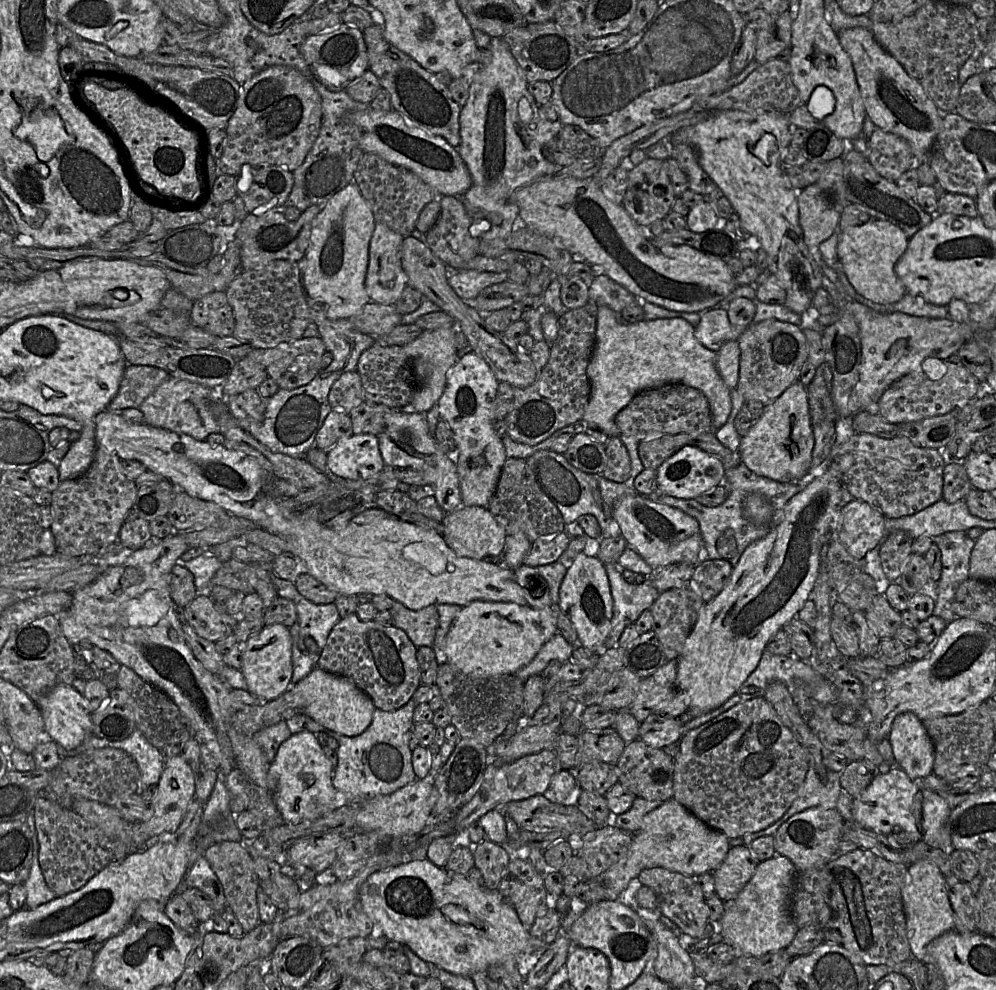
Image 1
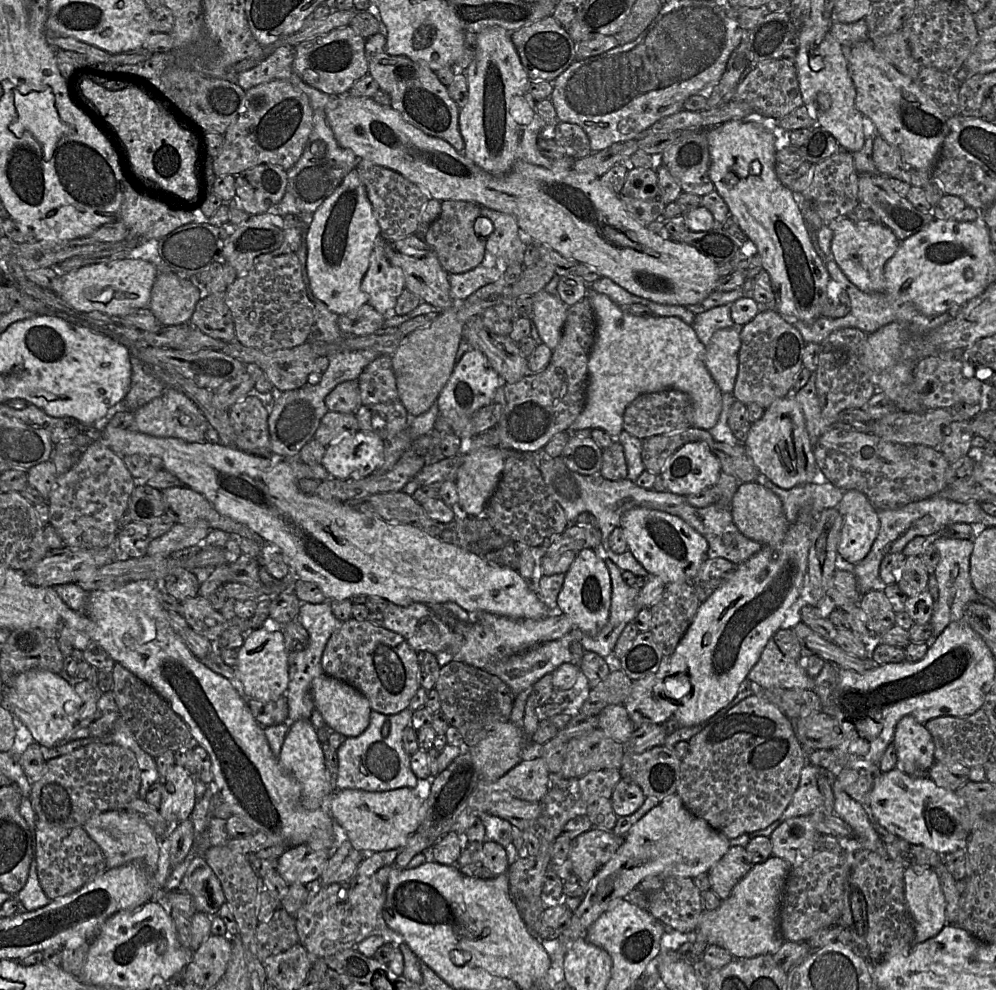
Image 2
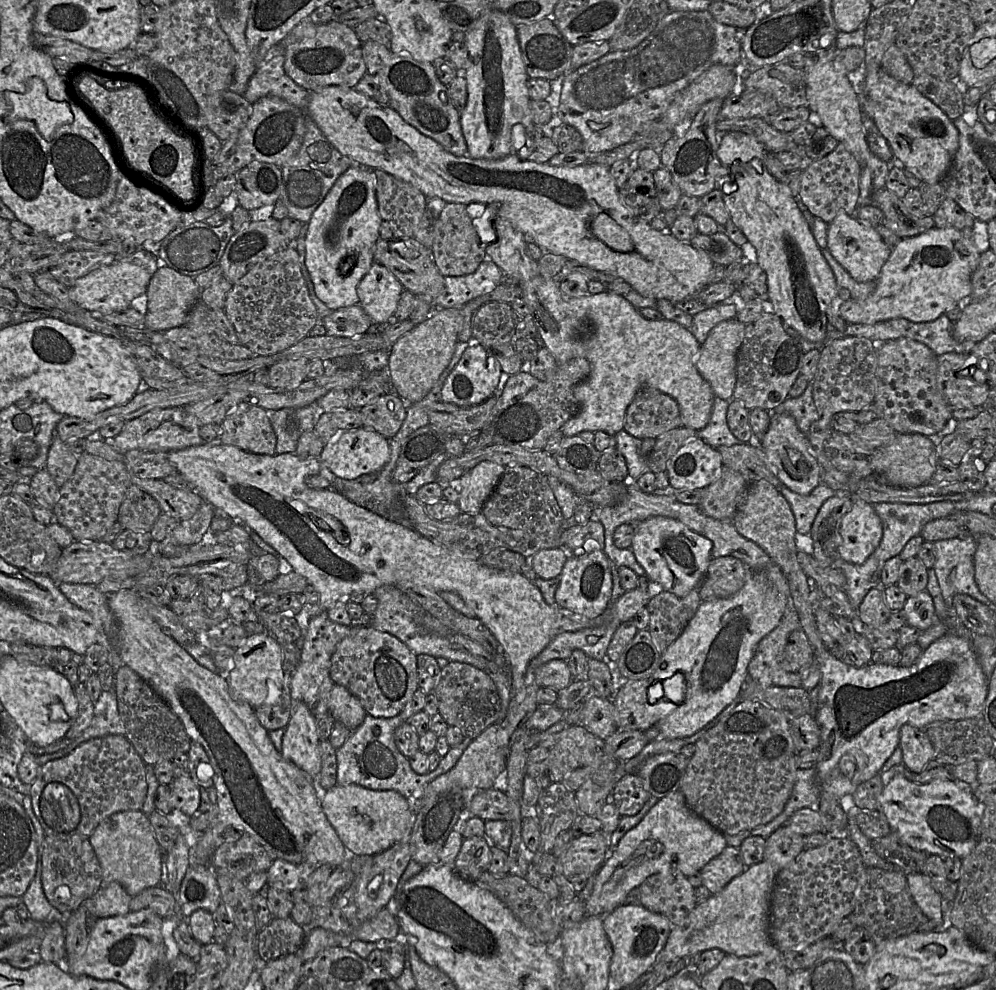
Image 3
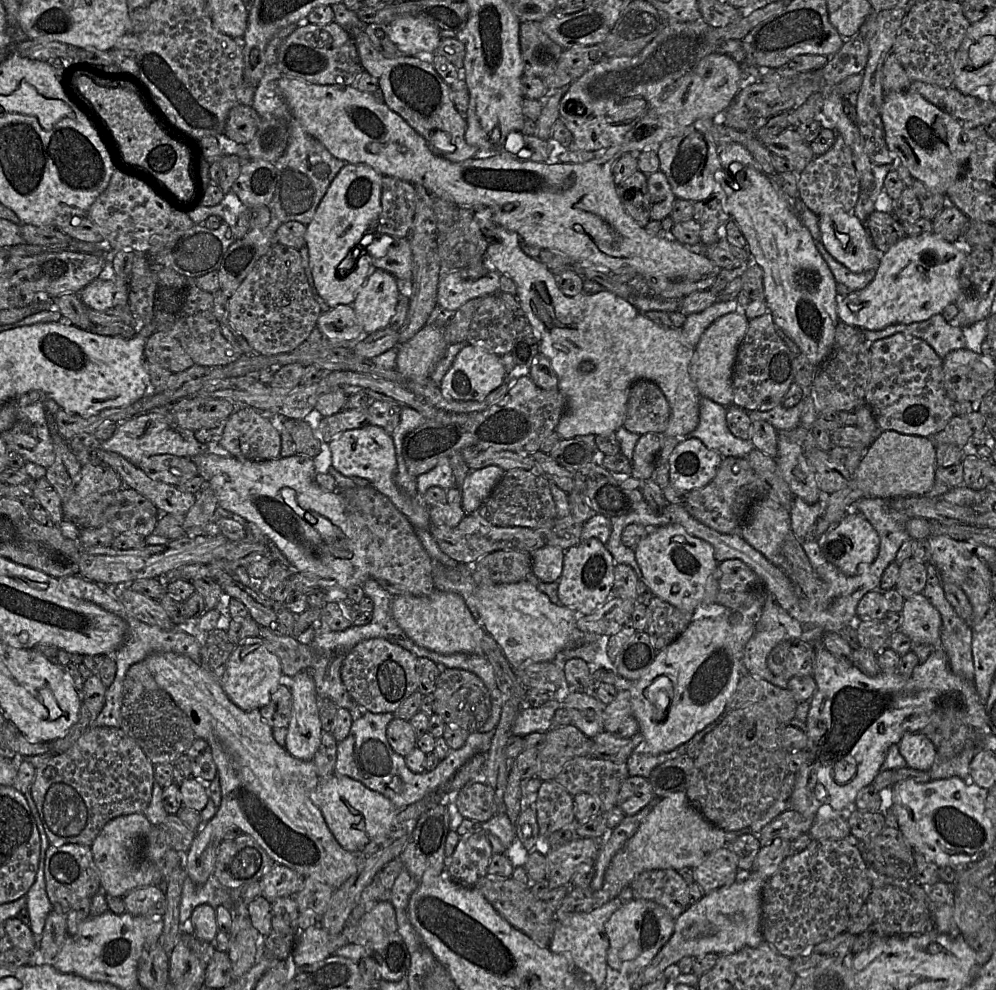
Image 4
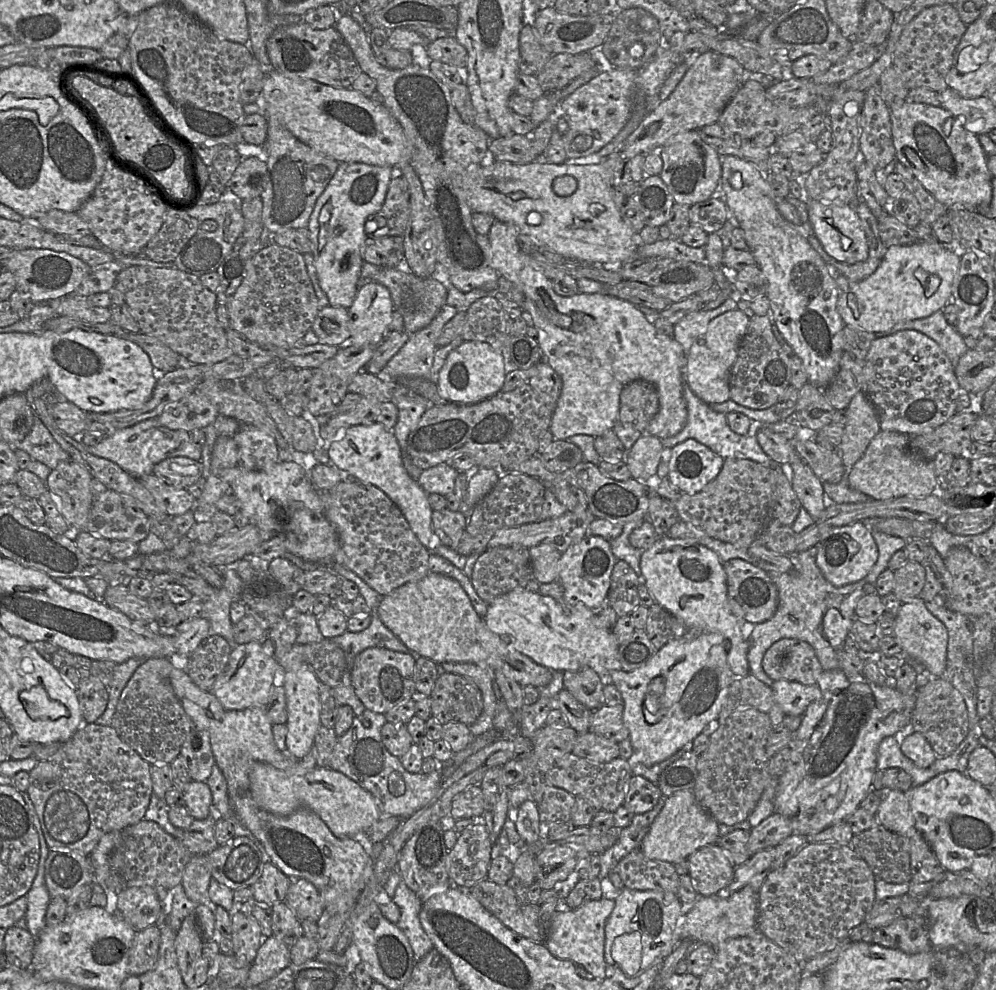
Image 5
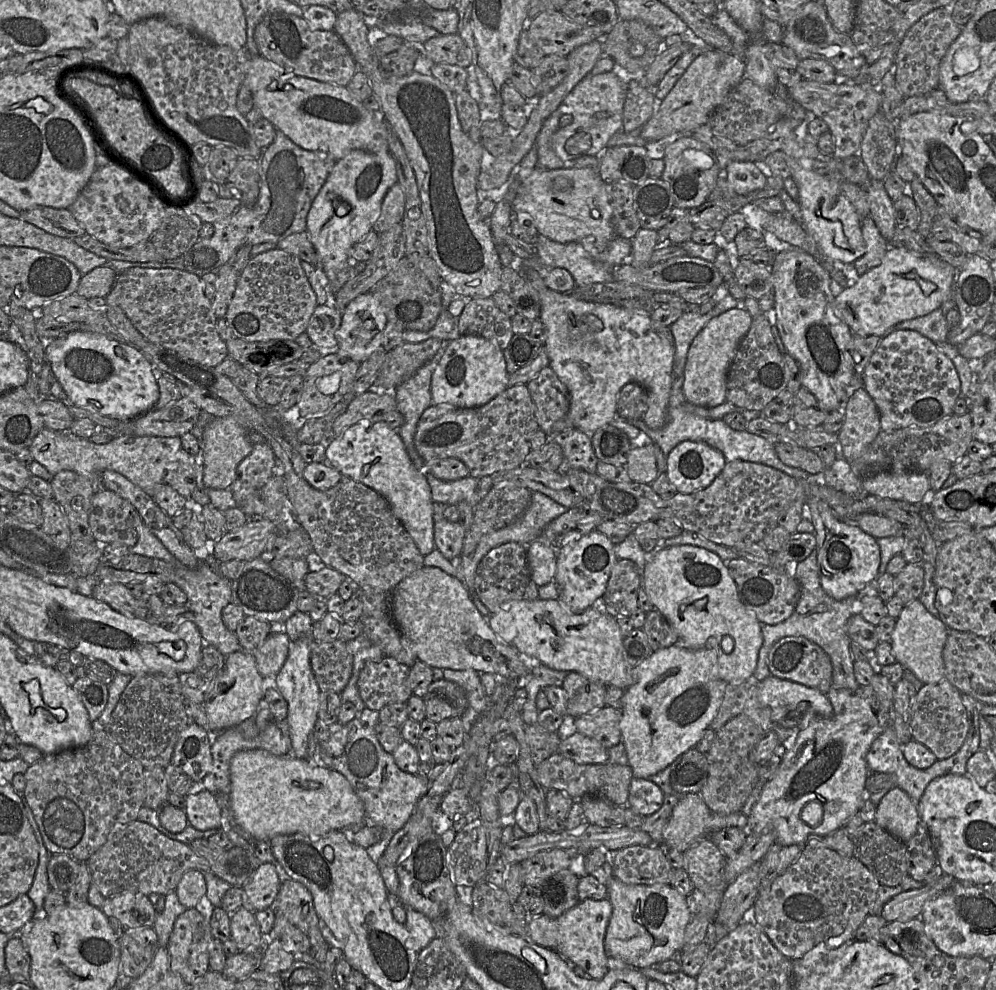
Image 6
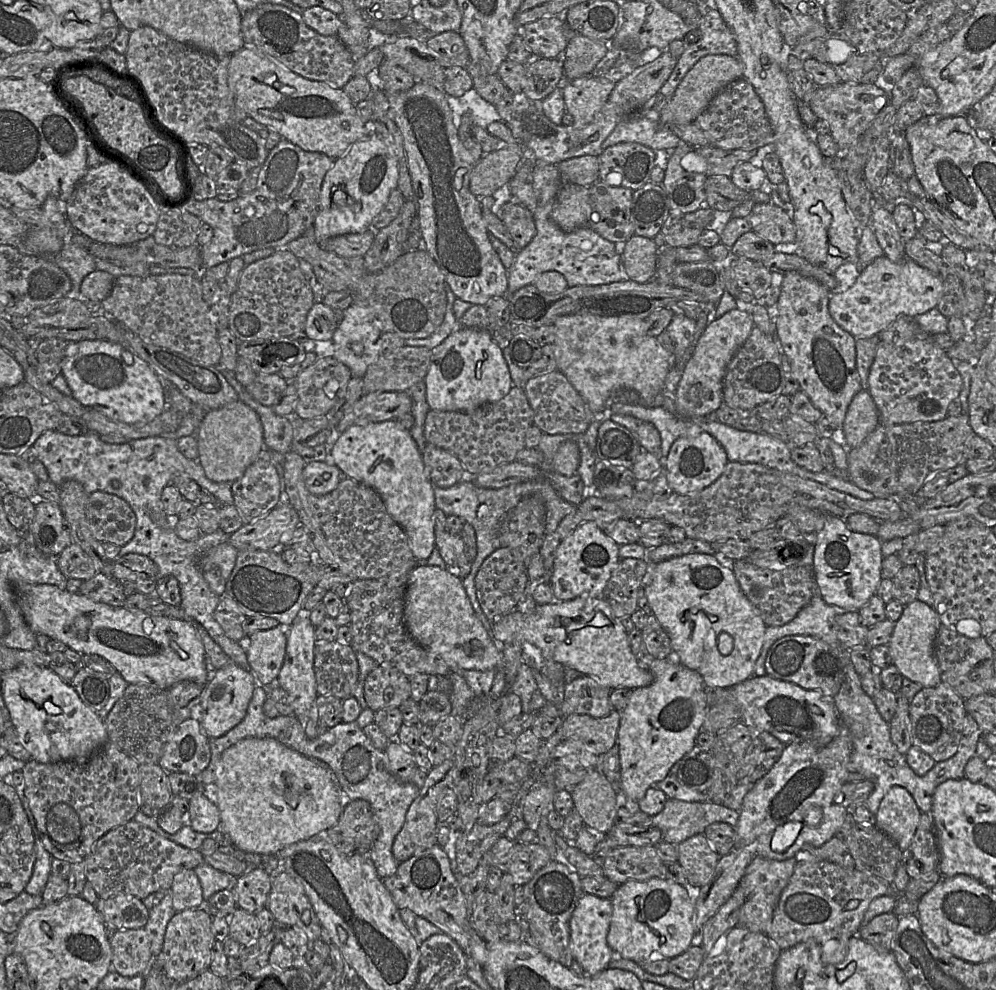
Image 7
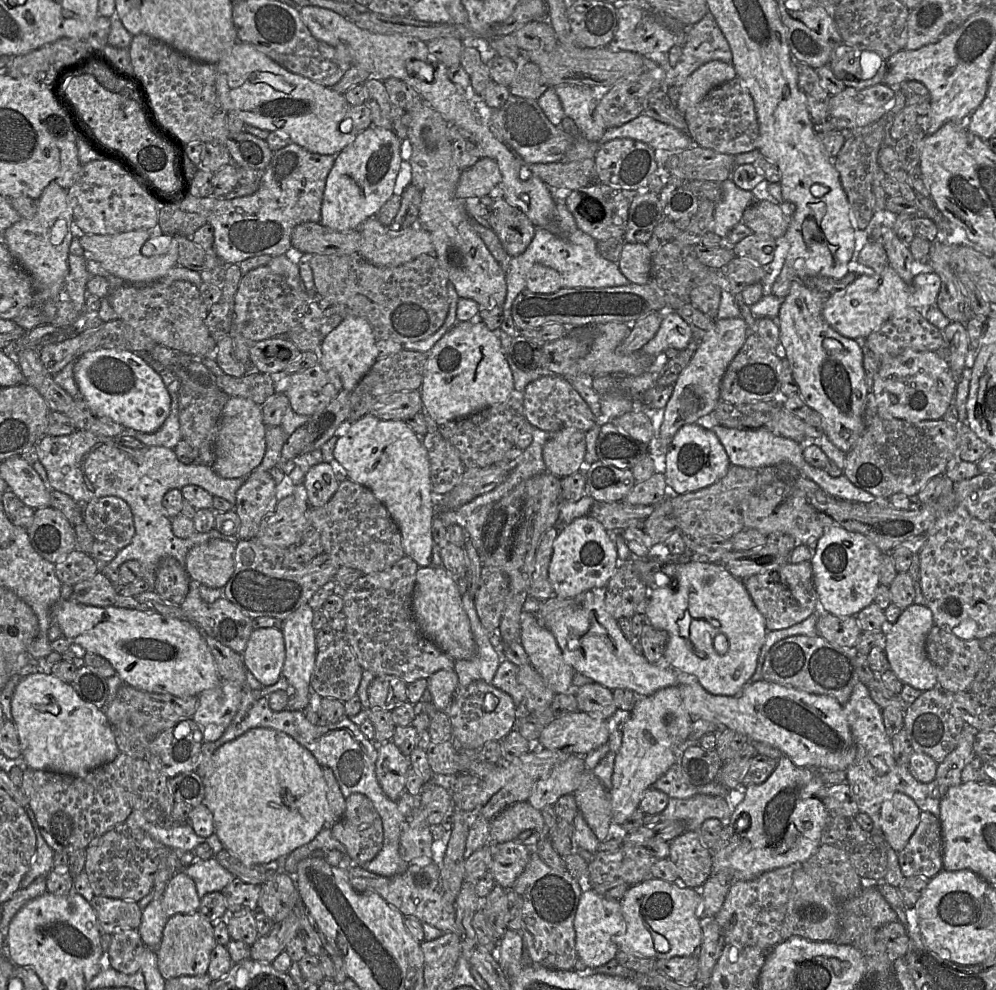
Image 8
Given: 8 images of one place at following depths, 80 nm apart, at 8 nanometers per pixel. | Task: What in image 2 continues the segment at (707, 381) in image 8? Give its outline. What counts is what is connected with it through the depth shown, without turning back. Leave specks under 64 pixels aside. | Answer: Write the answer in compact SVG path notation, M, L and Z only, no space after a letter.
M740 328L717 330L706 345L705 366L722 393L732 393L738 373Z

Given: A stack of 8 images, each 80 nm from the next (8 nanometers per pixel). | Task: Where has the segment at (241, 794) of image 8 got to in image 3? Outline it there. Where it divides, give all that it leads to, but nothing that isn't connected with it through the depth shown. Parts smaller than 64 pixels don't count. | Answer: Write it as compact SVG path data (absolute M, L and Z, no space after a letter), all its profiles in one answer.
M336 784L329 790L323 791L320 801L328 821L342 844L353 856L375 856L398 842L406 841L416 819L412 801L393 790L379 791L357 784L345 786Z

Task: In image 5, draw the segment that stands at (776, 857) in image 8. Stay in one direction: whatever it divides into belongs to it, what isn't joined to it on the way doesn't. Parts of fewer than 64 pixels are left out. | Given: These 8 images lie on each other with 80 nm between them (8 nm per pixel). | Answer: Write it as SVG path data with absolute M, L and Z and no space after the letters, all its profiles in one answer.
M840 668L823 671L817 686L822 697L811 703L802 716L802 723L788 747L792 750L790 765L780 778L774 800L775 813L791 821L793 834L805 837L845 820L859 808L861 801L872 790L879 744L910 724L916 705L916 694L902 694L893 687L893 680L889 685L878 686L863 675L847 676Z

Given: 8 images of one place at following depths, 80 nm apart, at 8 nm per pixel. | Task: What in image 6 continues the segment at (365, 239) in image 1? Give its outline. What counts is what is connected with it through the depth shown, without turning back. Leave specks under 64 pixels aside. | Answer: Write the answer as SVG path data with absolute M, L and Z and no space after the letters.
M352 150L336 161L315 197L308 212L306 231L334 296L350 279L351 247L372 230L380 215L386 193L397 181L396 162L389 152L376 154L365 150Z

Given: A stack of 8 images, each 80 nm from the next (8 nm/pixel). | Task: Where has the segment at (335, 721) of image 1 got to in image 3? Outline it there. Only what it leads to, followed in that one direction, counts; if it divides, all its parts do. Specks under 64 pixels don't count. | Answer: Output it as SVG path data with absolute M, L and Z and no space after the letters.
M334 684L328 699L328 712L351 732L358 728L366 716L361 702L345 687Z

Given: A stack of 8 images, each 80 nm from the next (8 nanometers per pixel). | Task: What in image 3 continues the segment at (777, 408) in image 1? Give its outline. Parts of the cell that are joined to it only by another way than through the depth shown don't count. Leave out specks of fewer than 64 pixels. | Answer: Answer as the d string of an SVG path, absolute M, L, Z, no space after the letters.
M771 413L768 430L756 444L763 449L767 462L781 485L789 490L808 495L821 483L821 469L810 454L806 436L798 429L791 415Z

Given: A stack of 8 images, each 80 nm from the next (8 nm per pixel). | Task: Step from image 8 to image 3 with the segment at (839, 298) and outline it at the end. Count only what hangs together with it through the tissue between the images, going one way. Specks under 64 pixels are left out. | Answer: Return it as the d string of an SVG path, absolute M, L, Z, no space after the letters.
M934 226L919 235L902 238L883 265L873 293L865 300L843 301L839 314L847 324L874 324L894 318L912 322L933 321L970 299L972 274L978 266L980 255L972 227L956 229Z

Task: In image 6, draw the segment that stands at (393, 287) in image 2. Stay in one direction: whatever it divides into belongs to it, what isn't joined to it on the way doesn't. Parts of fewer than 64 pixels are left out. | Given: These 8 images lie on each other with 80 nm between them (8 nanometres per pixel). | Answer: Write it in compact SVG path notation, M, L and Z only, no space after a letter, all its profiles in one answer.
M373 292L359 295L343 309L342 323L336 332L337 352L363 363L382 348L387 322L383 307Z

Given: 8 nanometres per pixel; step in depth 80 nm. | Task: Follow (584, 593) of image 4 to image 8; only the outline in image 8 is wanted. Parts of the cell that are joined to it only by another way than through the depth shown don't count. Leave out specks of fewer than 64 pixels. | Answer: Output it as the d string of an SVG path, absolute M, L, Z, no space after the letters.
M586 515L562 525L553 544L549 581L554 595L573 598L591 590L603 590L619 565L613 535L594 517Z

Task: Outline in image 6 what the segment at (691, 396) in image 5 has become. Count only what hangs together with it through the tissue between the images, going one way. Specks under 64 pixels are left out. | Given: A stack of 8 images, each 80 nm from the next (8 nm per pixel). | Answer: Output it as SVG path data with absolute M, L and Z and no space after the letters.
M684 375L673 379L667 407L667 421L662 428L652 430L646 426L643 419L627 420L643 431L653 443L657 444L665 456L668 456L670 451L683 441L704 442L719 450L725 457L726 462L747 461L764 464L799 480L805 480L806 482L823 481L823 472L810 474L801 469L790 467L782 463L775 452L774 444L765 438L747 431L733 430L722 419L708 419L688 412L685 409L685 404L687 402L682 389L683 381Z

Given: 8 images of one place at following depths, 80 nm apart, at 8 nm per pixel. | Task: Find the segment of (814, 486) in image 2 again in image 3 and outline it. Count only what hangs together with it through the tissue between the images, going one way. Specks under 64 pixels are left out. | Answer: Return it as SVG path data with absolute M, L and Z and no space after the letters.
M820 483L808 495L800 495L783 485L780 485L777 490L790 505L795 519L796 532L799 534L810 533L820 507L827 499L836 495L836 492L823 483Z

